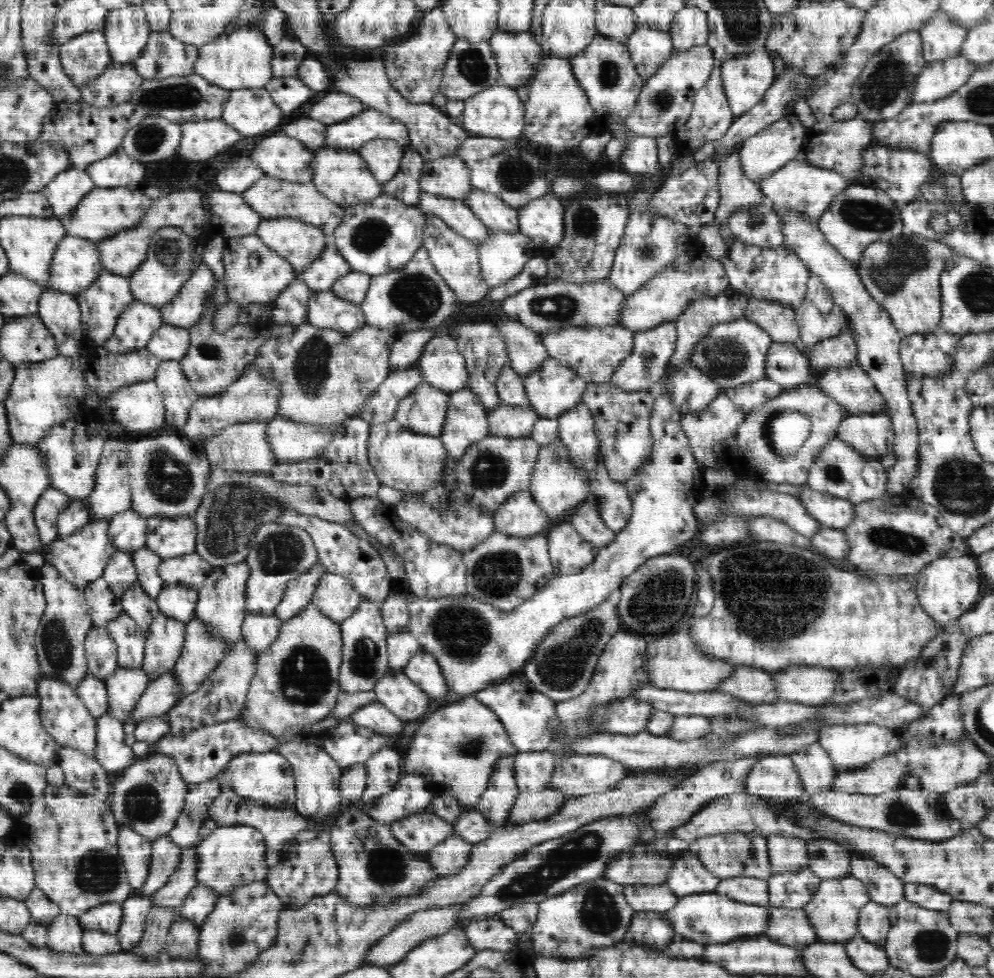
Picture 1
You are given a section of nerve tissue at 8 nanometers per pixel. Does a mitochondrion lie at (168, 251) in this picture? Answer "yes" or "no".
yes

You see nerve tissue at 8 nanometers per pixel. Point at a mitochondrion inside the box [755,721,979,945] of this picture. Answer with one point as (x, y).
(898, 812)

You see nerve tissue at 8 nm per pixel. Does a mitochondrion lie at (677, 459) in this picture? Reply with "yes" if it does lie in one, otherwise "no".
no

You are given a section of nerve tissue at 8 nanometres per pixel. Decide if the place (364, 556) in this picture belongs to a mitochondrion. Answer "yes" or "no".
no

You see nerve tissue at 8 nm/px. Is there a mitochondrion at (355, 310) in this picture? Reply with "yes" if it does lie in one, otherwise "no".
no

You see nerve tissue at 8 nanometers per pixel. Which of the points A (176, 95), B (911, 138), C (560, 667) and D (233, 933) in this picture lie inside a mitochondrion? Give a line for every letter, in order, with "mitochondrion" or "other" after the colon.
A: mitochondrion
B: other
C: mitochondrion
D: mitochondrion

